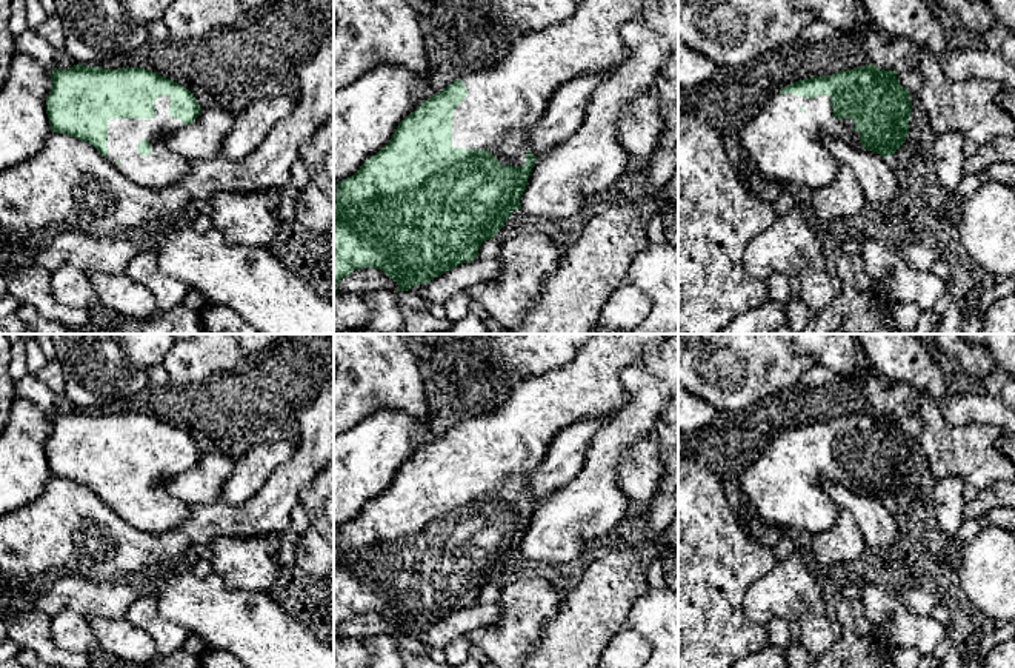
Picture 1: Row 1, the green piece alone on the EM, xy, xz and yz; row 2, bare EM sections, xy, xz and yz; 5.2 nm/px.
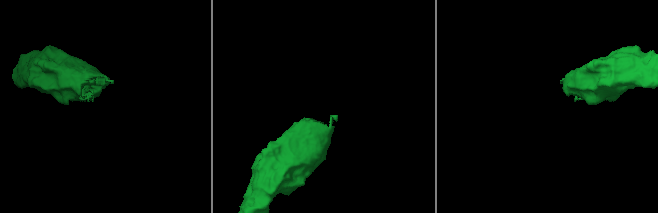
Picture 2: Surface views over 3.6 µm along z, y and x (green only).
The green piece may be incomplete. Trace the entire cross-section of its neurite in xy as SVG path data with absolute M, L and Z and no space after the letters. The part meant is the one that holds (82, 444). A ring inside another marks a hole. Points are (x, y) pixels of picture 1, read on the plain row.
M129 411L52 412L51 425L46 459L52 477L68 479L92 489L117 516L138 531L160 534L178 528L189 517L191 505L166 489L172 477L192 468L201 456L189 434L149 414Z

